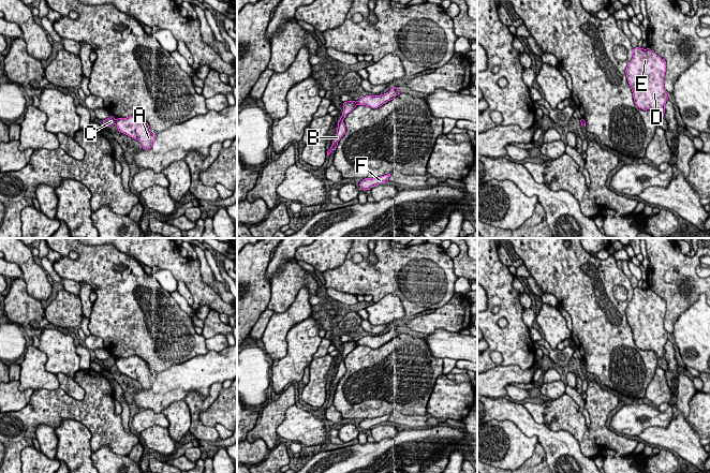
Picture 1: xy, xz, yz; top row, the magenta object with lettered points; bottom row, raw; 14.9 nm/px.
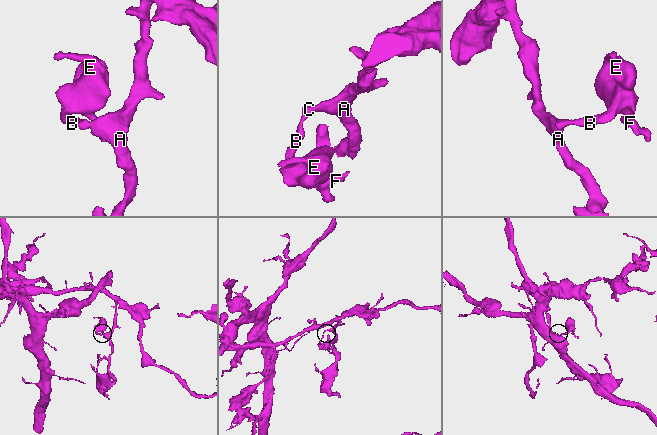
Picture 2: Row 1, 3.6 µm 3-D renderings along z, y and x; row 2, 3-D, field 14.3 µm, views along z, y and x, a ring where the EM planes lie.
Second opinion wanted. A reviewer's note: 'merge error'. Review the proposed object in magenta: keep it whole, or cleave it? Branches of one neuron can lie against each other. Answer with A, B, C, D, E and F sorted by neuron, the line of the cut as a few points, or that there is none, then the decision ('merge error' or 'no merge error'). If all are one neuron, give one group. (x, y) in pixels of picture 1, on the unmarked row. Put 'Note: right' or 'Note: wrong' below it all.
A / B C D E F | xy (115, 359), (116, 364) | merge error
Note: right

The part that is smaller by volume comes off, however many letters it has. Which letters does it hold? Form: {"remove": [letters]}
{"remove": ["B", "C", "D", "E", "F"]}

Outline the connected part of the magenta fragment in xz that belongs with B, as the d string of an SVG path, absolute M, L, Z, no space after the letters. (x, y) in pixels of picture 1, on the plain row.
M347 341L343 343L343 352L342 356L338 363L338 368L337 368L337 373L336 376L332 381L332 385L330 389L327 391L327 396L330 395L332 390L336 390L338 386L338 382L340 379L345 374L345 365L343 363L343 359L346 357L349 353L351 353L354 349L356 348L356 342L355 341Z

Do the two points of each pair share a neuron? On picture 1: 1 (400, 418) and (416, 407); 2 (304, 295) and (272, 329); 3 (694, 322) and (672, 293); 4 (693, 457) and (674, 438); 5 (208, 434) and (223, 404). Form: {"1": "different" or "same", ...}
{"1": "different", "2": "same", "3": "different", "4": "same", "5": "different"}

